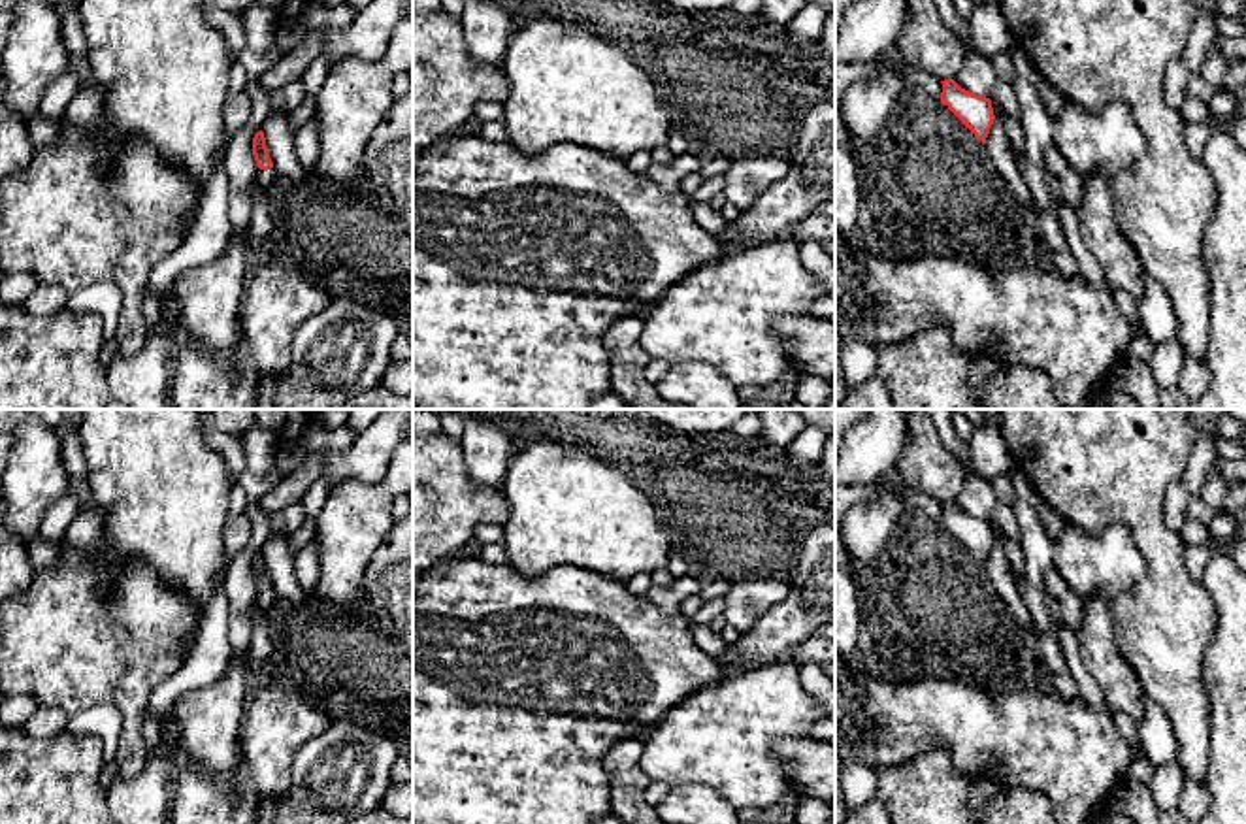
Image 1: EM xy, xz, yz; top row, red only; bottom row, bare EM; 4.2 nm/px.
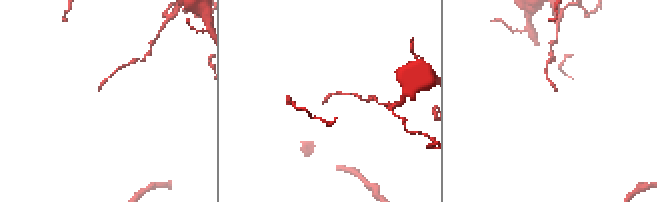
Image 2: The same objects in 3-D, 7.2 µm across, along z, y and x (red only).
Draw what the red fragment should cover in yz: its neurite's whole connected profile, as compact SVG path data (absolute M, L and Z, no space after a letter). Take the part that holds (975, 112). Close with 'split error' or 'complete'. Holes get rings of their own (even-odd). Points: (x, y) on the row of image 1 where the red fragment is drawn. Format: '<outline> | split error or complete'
M944 79L941 102L975 134L976 140L986 143L993 124L992 100L961 89L954 79Z | complete

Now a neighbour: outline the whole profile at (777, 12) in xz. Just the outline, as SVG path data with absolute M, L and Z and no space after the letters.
M762 0L760 17L771 25L786 26L805 4L805 0Z

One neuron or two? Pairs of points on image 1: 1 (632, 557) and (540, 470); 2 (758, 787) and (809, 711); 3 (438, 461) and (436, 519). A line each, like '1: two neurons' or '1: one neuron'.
1: one neuron
2: one neuron
3: one neuron

